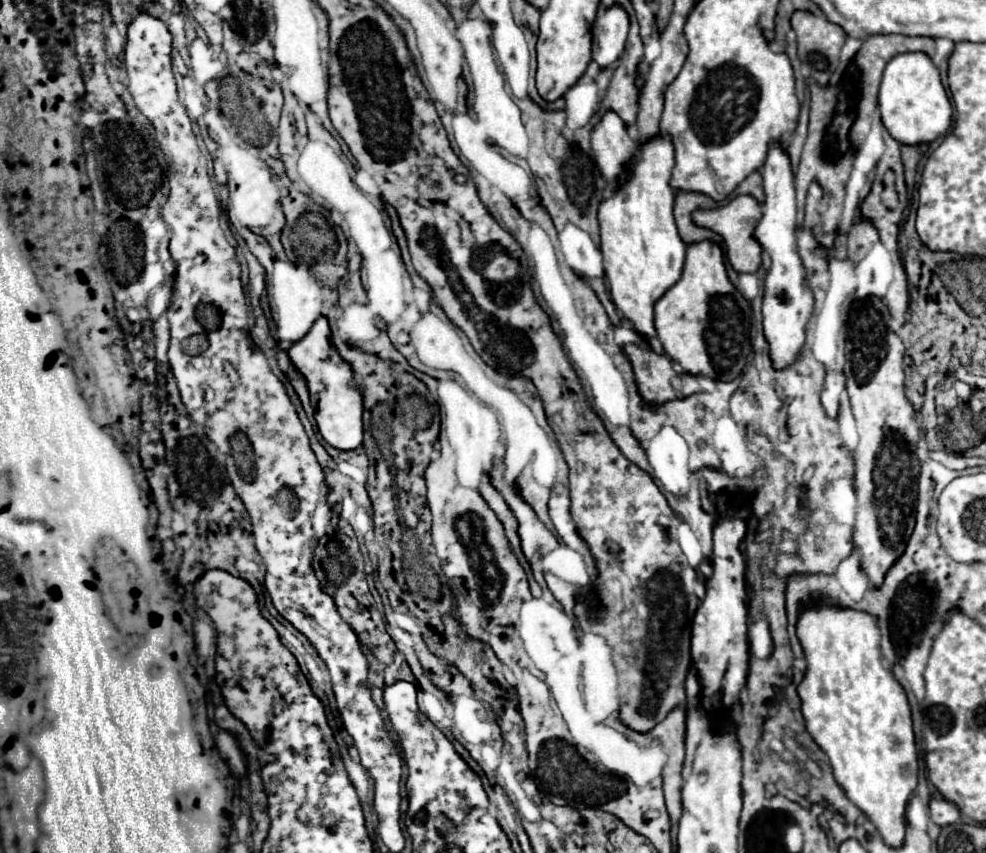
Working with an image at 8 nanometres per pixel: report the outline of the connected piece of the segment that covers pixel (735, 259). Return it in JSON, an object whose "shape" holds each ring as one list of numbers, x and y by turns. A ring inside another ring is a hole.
{"shape":[[736,196,728,204,718,206,718,208,708,208,708,210,696,210,692,214,694,222,698,226,706,226,718,234,722,234,726,242,726,256,736,272,756,272,762,264,762,246,754,238,754,230,762,218,762,204,754,196]]}

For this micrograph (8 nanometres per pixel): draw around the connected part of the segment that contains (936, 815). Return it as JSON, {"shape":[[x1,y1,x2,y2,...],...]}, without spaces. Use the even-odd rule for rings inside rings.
{"shape":[[932,798,930,800,930,818,940,828,950,826,950,824,960,820,960,810,952,802,948,802,944,798]]}

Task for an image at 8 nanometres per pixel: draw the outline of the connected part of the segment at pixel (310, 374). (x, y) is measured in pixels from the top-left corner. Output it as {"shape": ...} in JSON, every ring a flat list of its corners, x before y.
{"shape":[[326,316,318,318,318,322,314,322,306,338,300,338,298,342,294,342,288,354,294,366,304,374,308,382,310,400,316,410,316,422,318,422,318,430,322,438,338,450,358,448,362,444,364,396,362,396,362,388,356,388,352,384,352,378,354,378,352,366,344,358,340,358,338,350,334,350,330,344,328,318]]}

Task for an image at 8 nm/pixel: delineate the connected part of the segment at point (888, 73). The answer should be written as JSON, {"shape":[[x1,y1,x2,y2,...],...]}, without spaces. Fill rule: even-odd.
{"shape":[[926,52,896,54,886,64,878,92,878,104,886,130,902,144,932,142,934,138,946,134,952,124,952,104,942,86,940,70]]}

